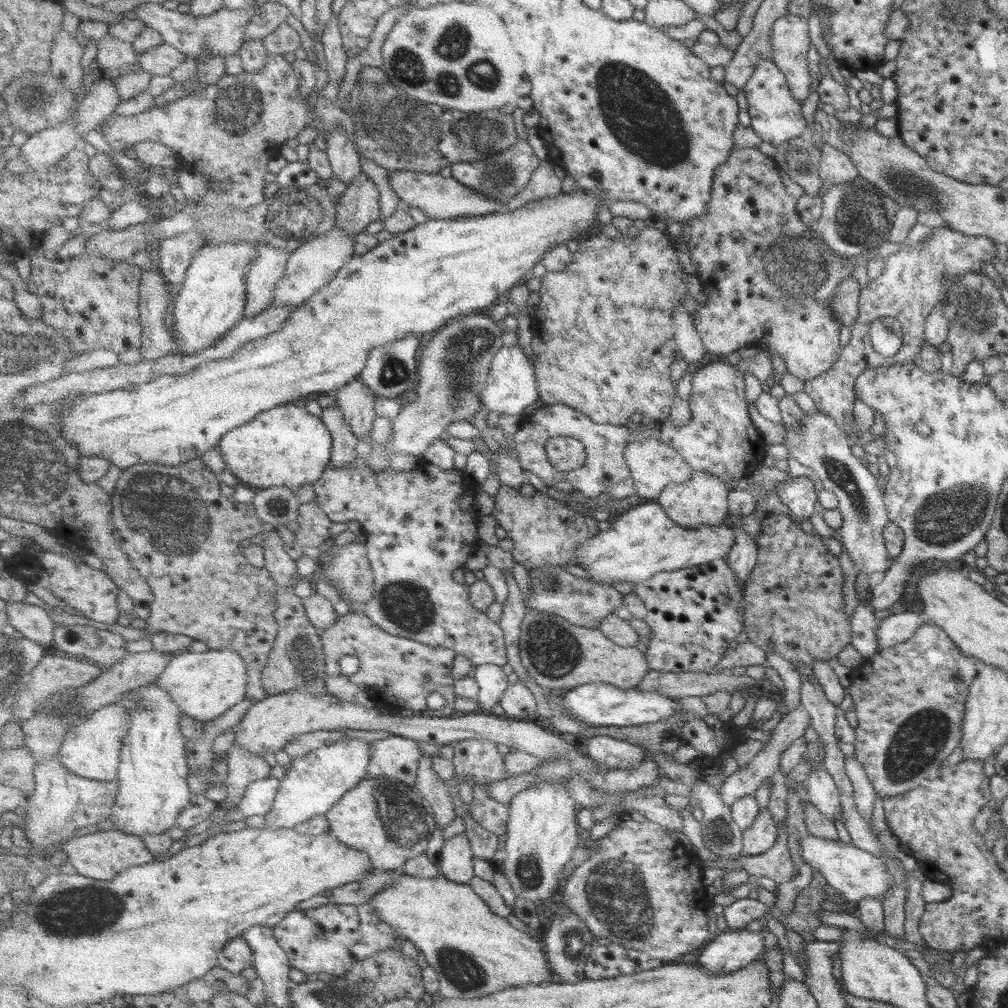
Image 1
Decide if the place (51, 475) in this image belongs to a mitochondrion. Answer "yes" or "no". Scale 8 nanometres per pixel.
yes

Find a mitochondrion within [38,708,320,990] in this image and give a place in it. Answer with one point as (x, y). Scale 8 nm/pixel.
(95, 909)

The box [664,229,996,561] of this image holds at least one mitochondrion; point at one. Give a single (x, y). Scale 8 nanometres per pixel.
(957, 511)

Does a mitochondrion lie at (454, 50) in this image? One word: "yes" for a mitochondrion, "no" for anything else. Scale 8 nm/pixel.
yes

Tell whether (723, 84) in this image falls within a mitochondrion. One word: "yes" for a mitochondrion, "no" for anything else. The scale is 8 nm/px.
no

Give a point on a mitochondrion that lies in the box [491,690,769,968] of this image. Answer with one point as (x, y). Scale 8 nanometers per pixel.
(617, 891)

